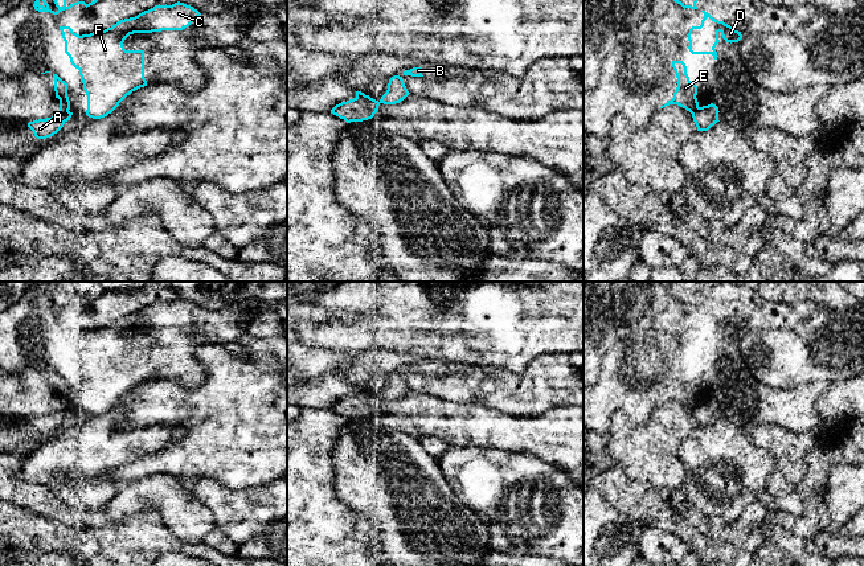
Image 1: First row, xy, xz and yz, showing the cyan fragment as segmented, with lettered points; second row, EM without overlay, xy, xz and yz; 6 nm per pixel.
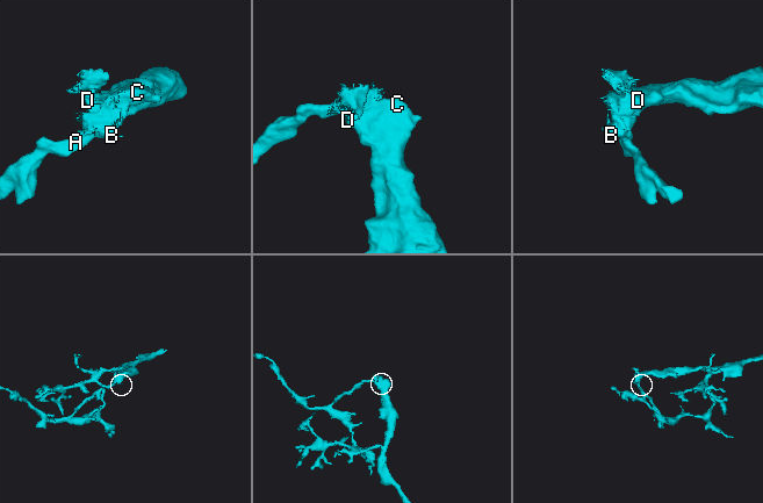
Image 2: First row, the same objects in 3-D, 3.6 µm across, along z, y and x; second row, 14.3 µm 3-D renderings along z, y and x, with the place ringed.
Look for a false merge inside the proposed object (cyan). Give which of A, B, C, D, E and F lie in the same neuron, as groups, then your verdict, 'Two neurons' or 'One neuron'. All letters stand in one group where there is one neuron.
Groups: A / B C D E F. Two neurons

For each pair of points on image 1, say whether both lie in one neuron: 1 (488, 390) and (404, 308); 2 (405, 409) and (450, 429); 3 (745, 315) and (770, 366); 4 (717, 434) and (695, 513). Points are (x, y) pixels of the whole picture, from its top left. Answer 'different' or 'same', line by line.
1: different
2: same
3: different
4: different

